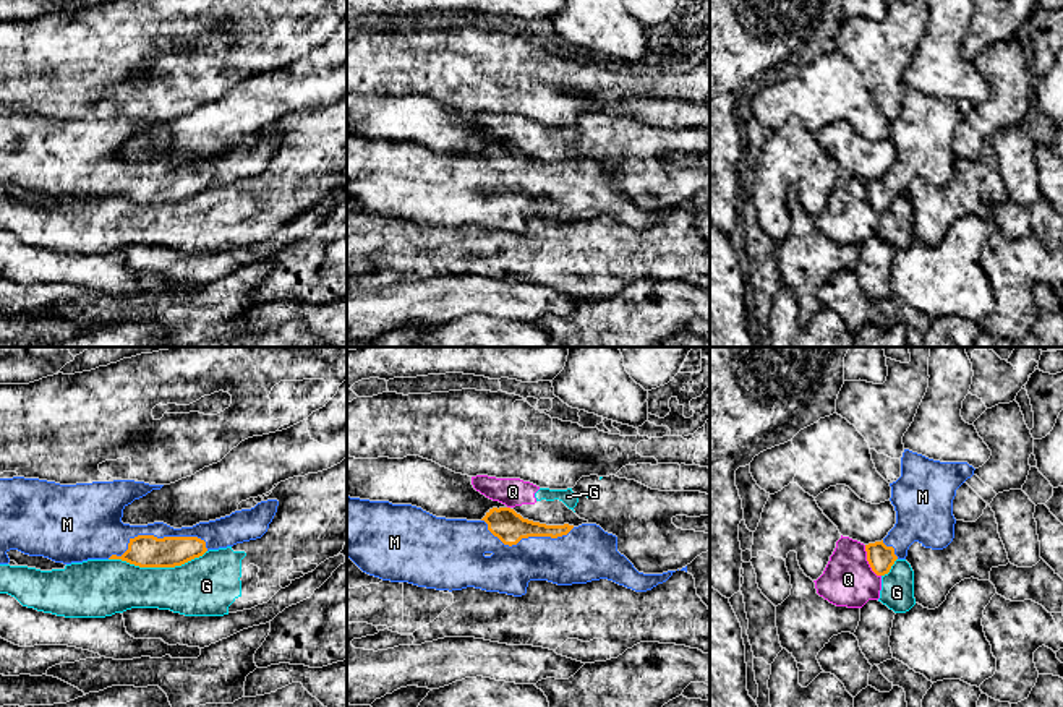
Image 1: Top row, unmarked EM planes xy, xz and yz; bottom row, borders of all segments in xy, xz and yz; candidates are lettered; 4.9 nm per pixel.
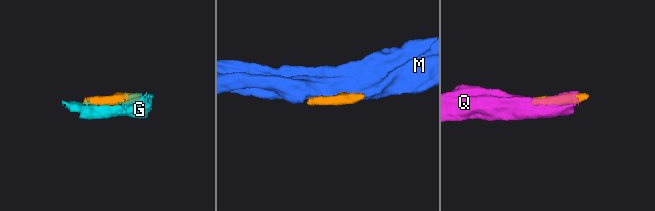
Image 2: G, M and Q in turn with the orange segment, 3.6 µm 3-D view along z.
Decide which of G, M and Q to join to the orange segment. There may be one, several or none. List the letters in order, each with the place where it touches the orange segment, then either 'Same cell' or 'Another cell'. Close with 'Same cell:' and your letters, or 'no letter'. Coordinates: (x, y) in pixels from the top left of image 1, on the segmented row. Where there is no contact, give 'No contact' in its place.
G: Touches orange at xy (157, 566). Another cell
M: Touches orange at xy (156, 537). Same cell
Q: Touches orange at yz (867, 560). Another cell
Same cell: M

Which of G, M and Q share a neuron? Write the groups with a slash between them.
G Q / M

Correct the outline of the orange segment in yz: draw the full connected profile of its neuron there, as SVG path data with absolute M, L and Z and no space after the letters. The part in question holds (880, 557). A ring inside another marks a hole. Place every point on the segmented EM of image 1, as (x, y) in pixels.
M904 449L901 477L890 483L896 524L882 542L865 545L877 576L888 574L896 559L906 559L914 542L932 550L953 542L953 499L974 470L967 462L940 462Z

